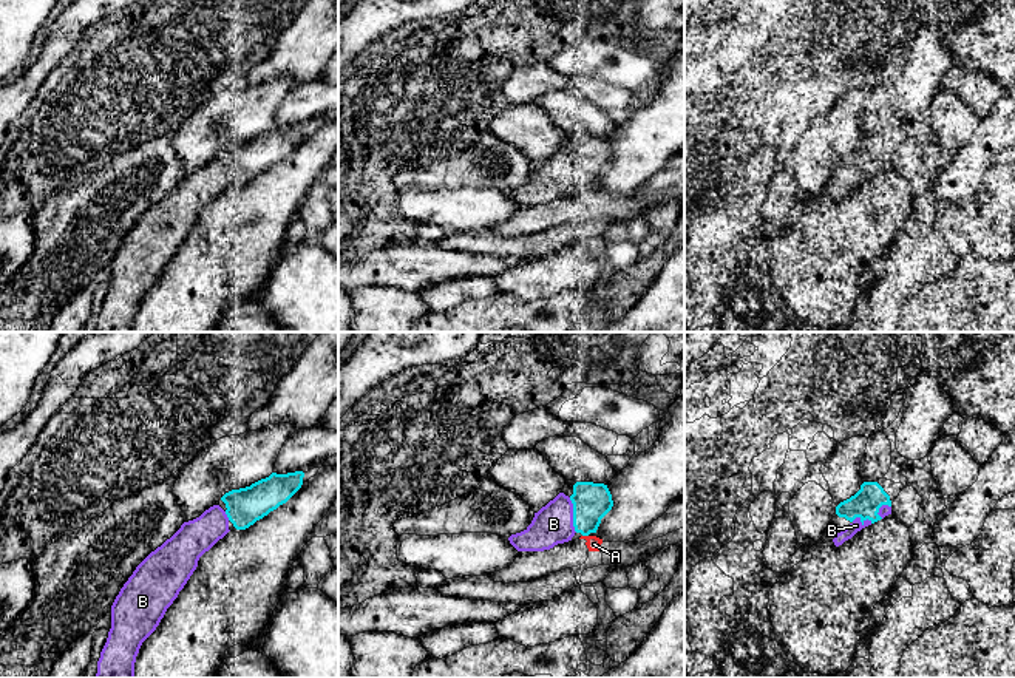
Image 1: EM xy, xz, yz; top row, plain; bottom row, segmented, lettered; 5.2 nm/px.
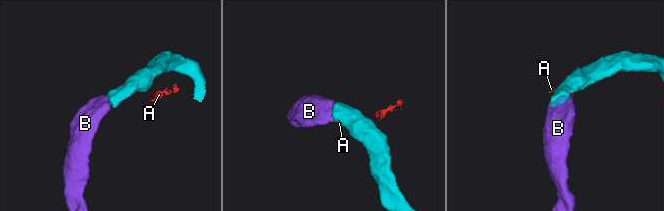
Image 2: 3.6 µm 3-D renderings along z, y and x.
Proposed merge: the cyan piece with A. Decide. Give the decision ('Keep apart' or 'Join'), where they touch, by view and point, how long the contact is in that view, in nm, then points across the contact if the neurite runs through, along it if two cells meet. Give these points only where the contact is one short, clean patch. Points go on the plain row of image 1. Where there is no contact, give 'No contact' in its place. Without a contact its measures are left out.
Keep apart. Touches cyan at xz (586, 189). Shared border 30 nm

